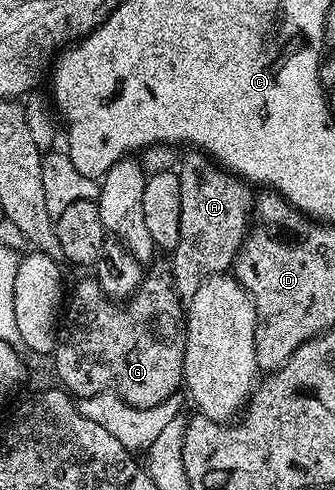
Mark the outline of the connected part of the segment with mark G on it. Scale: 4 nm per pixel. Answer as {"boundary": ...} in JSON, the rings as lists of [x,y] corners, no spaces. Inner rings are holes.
{"boundary":[[[148,273],[141,282],[139,289],[136,290],[130,298],[126,299],[122,304],[112,300],[105,291],[100,288],[94,277],[89,276],[84,282],[79,282],[75,287],[70,287],[69,293],[65,298],[65,309],[61,314],[61,325],[58,327],[55,336],[55,348],[53,351],[53,359],[55,358],[55,374],[60,378],[62,389],[70,392],[76,399],[88,398],[89,396],[97,396],[98,394],[112,394],[121,400],[125,400],[125,404],[133,404],[137,408],[153,408],[157,404],[161,404],[165,400],[176,397],[177,391],[183,386],[183,340],[185,337],[185,302],[179,297],[179,293],[175,290],[175,283],[172,275],[151,274]]]}

